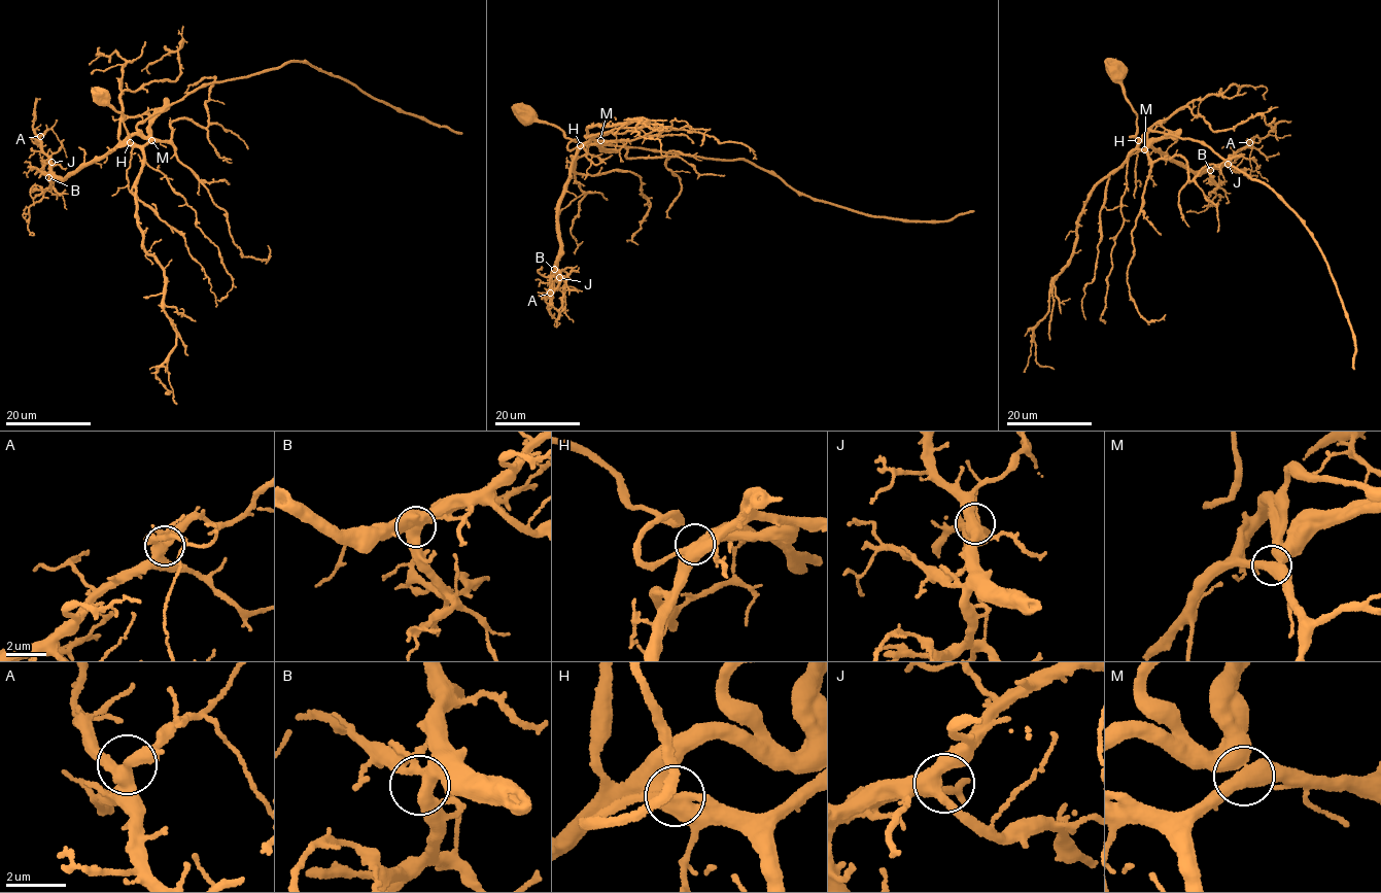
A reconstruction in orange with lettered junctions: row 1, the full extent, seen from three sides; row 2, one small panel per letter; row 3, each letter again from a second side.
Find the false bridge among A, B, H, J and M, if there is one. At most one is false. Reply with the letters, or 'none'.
none

